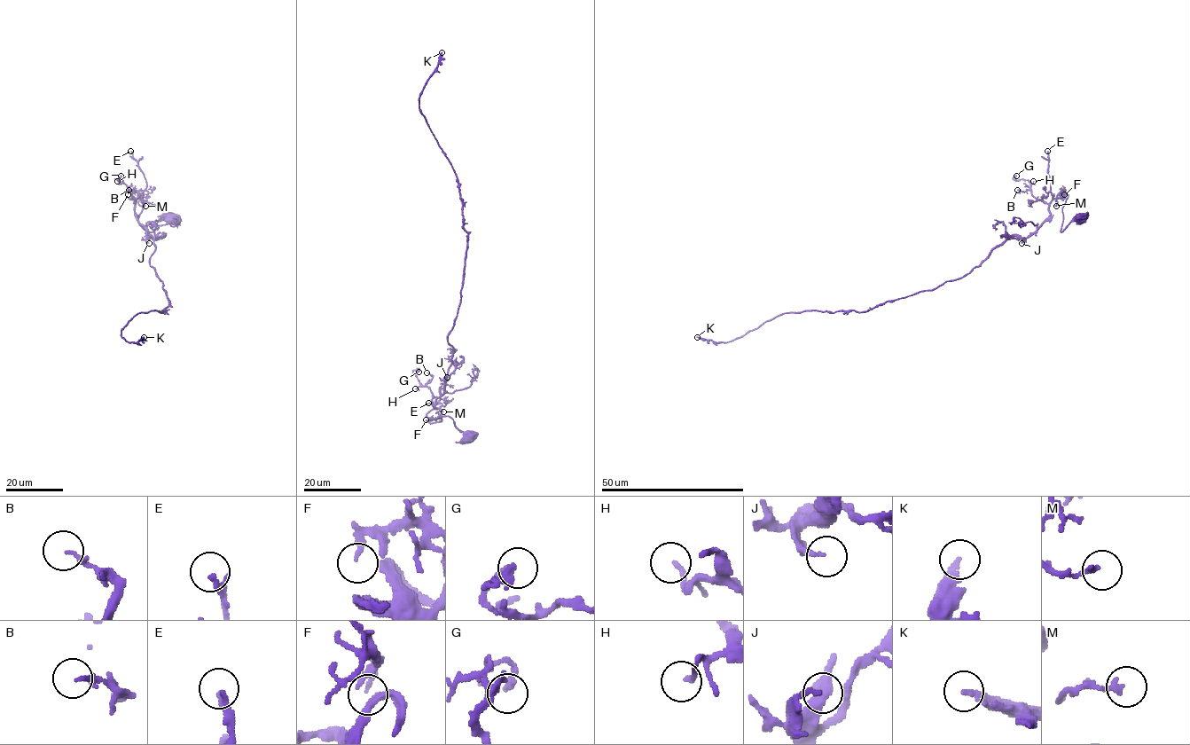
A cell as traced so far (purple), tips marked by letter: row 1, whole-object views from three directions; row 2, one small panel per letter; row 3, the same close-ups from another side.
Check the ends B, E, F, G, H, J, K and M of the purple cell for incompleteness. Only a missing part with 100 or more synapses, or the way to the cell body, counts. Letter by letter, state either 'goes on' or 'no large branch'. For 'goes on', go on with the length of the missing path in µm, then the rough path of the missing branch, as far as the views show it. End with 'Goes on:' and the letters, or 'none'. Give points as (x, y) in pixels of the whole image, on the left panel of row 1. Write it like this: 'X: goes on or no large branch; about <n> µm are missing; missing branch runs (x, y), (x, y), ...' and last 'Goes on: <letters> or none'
B: no large branch
E: no large branch
F: no large branch
G: no large branch
H: no large branch
J: no large branch
K: goes on; about 150 µm are missing
M: no large branch
Goes on: K

